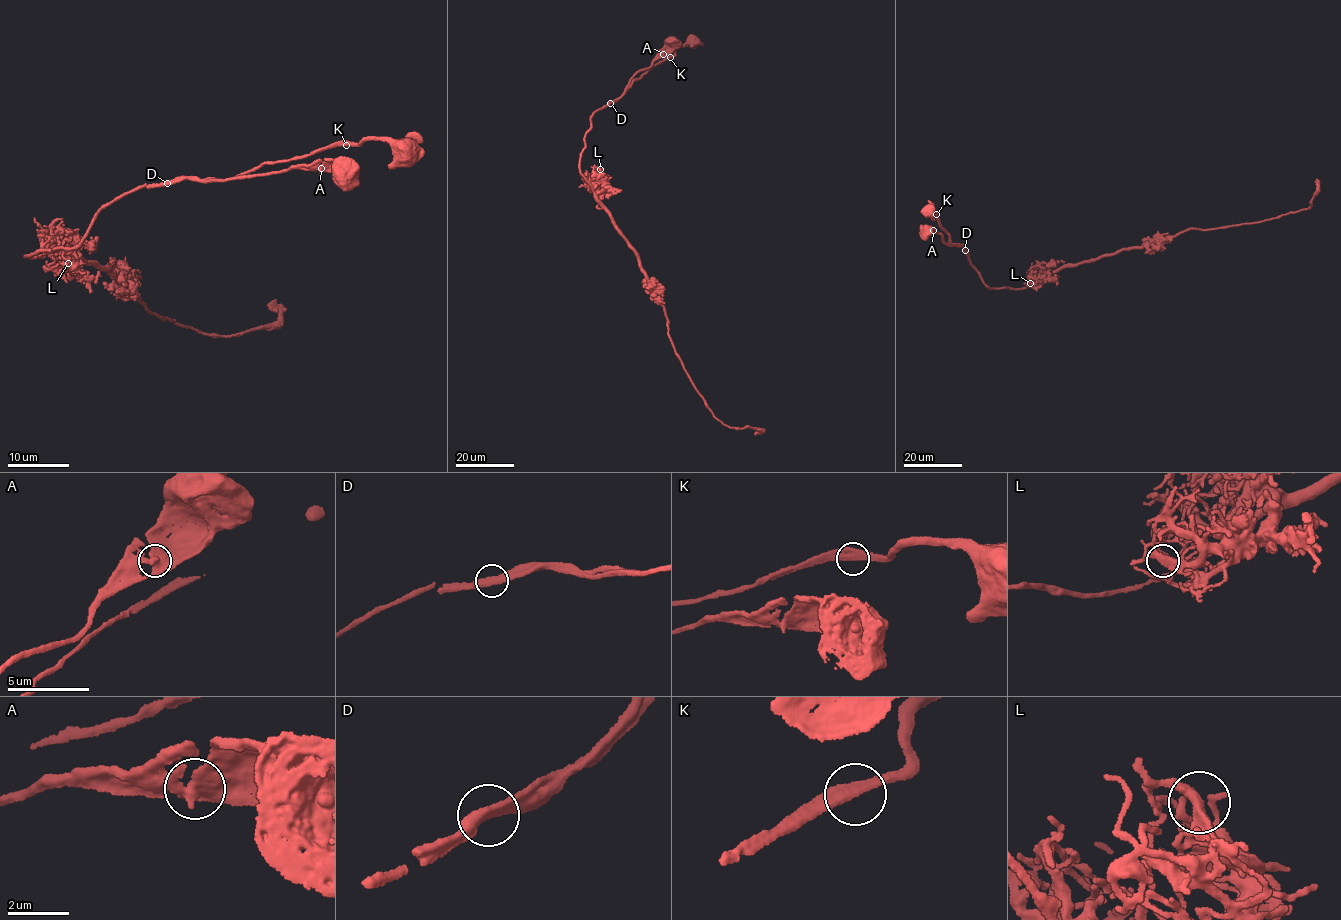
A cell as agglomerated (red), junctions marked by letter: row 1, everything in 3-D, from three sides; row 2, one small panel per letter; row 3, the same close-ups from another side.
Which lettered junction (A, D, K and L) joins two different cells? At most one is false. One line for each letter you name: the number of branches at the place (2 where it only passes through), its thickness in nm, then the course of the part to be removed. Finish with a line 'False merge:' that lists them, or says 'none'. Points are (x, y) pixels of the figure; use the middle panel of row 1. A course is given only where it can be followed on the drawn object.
D: 2 | 400 nm | (610, 103), (633, 81), (672, 57), (678, 47), (703, 43)
False merge: D

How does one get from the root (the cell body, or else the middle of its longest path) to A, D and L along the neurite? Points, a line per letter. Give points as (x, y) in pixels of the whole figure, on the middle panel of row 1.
A: (692, 42), (678, 47), (674, 55), (654, 65), (628, 86), (630, 79), (663, 53)
D: (692, 42), (678, 47), (674, 55), (654, 65), (610, 103)
L: (692, 42), (678, 47), (593, 114), (579, 169), (596, 184), (600, 169)

